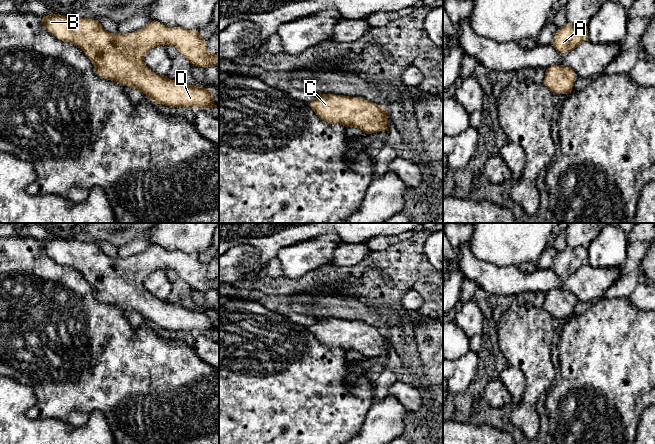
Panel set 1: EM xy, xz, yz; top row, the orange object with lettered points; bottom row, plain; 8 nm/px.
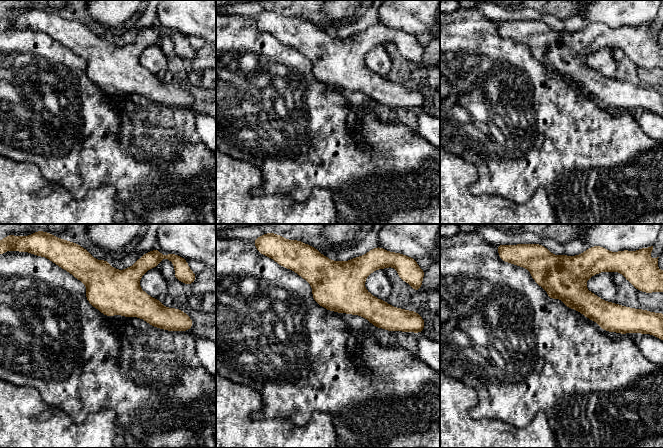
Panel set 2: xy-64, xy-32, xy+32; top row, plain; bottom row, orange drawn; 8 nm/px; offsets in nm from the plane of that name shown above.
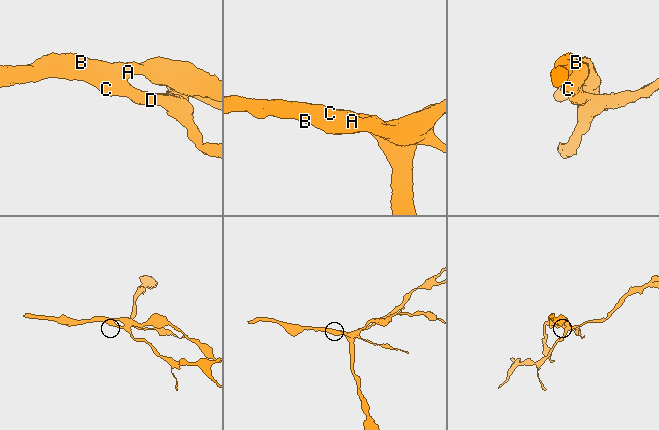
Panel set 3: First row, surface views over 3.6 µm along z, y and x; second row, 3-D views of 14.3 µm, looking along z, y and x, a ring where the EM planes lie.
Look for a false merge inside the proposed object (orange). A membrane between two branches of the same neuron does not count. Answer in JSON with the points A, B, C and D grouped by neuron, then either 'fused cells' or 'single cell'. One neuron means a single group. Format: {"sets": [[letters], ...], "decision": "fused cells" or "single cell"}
{"sets": [["A", "B", "C", "D"]], "decision": "single cell"}

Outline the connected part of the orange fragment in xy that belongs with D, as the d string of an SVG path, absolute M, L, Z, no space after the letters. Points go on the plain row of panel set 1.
M48 238L40 241L43 251L57 263L75 268L84 278L93 286L96 298L106 304L119 307L123 311L130 310L137 312L149 321L155 328L165 329L168 331L185 331L185 332L201 332L201 331L217 331L214 328L214 317L206 311L199 309L188 309L179 305L174 305L168 301L160 300L144 288L145 278L152 272L163 269L173 269L180 279L184 280L193 290L206 292L208 290L219 291L219 275L211 280L208 277L208 264L200 261L200 255L197 253L187 254L180 250L168 251L159 245L148 246L143 253L130 256L128 258L111 258L107 256L100 246L96 243L82 242L78 240L64 240L61 238Z

